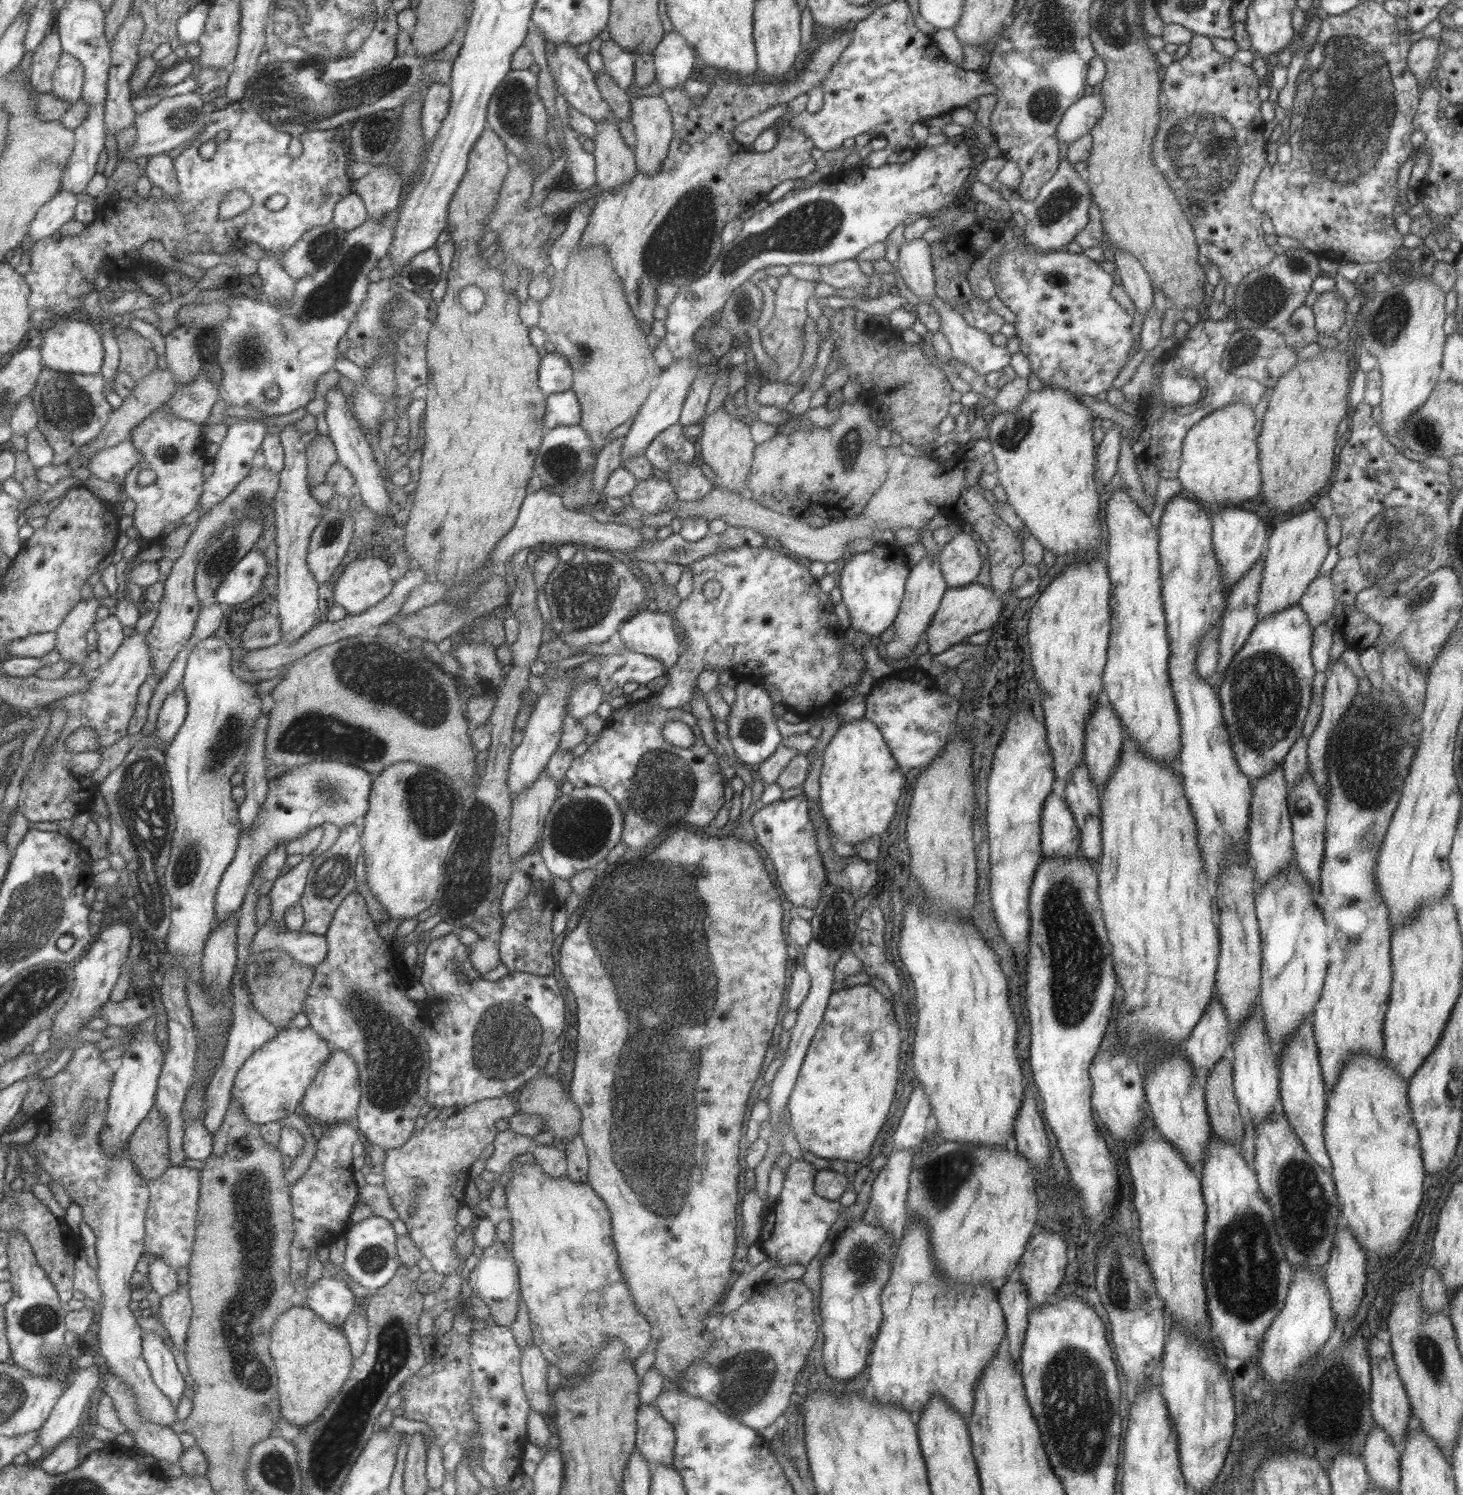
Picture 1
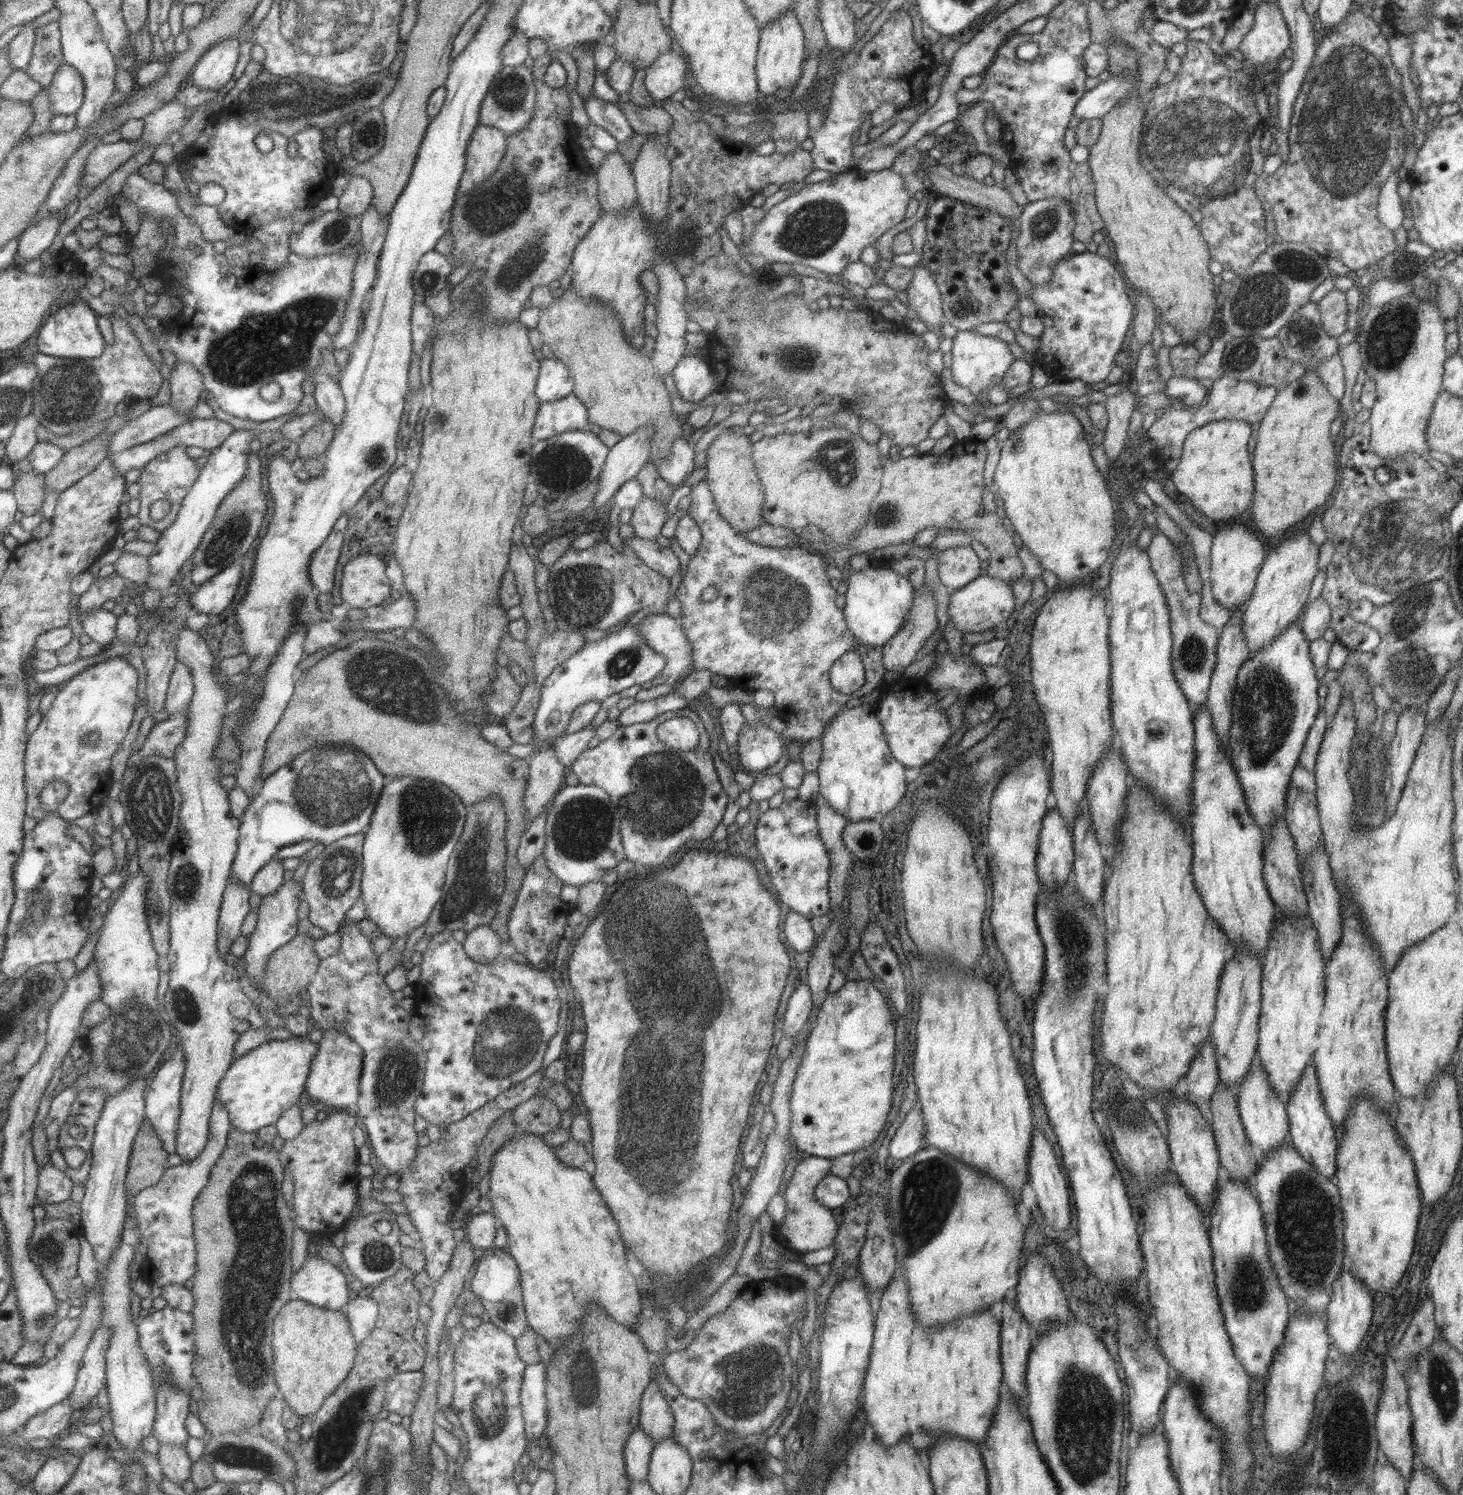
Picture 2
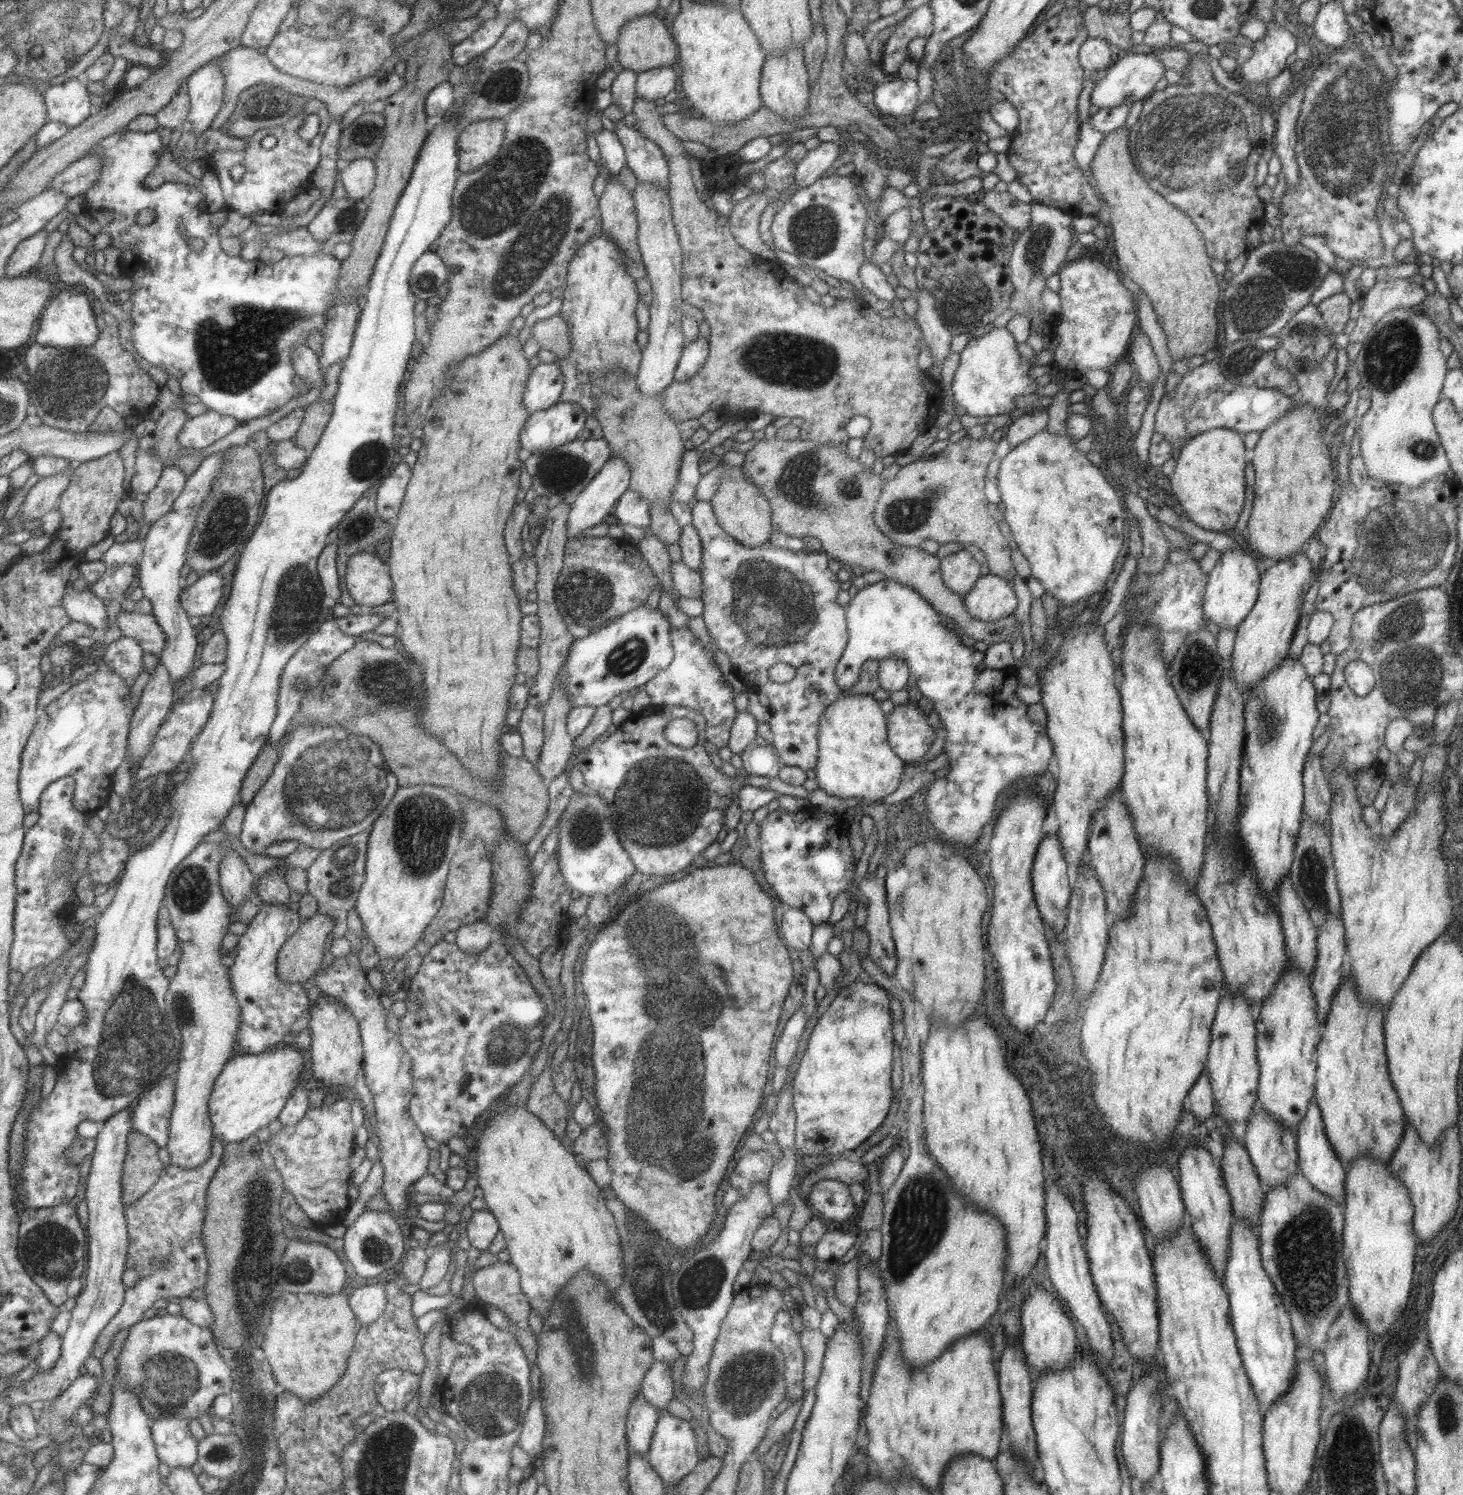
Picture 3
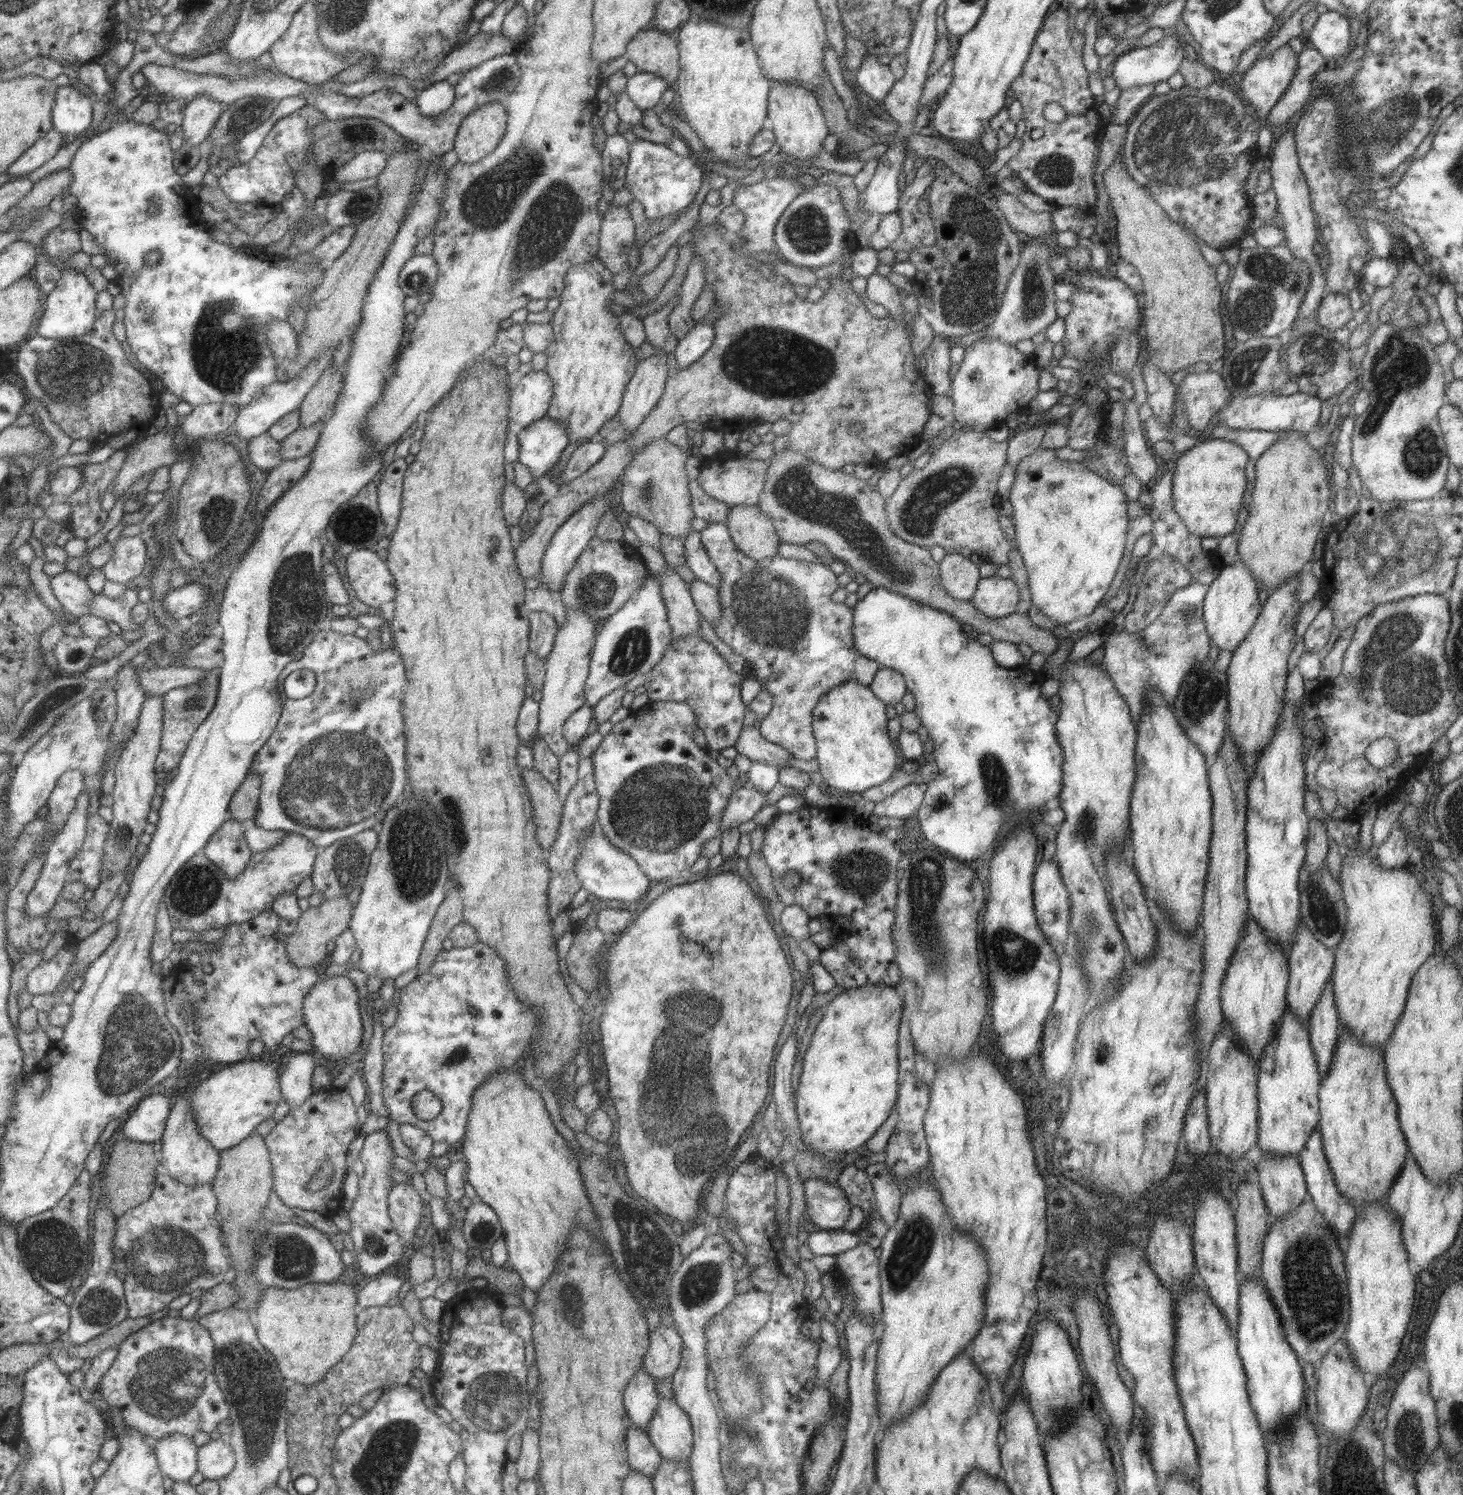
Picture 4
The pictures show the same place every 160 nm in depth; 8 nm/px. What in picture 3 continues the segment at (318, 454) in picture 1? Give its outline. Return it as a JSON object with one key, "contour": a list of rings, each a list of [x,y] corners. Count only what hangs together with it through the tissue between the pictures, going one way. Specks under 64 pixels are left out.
{"contour":[[[319,397],[304,407],[305,414],[293,441],[298,448],[305,452],[316,448],[332,416],[331,400],[331,397]]]}

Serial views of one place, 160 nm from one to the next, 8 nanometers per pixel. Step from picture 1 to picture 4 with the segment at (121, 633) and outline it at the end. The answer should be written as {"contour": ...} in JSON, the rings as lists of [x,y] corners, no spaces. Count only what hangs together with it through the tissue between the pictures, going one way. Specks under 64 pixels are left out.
{"contour":[[[63,571],[51,577],[51,588],[71,619],[92,614],[90,604],[95,592],[89,588],[85,577],[77,572]]]}

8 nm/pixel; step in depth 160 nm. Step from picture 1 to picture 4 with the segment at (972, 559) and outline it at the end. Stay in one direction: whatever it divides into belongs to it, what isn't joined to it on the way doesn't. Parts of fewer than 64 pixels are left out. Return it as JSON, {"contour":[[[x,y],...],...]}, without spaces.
{"contour":[[[947,552],[938,562],[941,586],[953,598],[969,601],[976,589],[979,578],[978,565],[969,557]]]}

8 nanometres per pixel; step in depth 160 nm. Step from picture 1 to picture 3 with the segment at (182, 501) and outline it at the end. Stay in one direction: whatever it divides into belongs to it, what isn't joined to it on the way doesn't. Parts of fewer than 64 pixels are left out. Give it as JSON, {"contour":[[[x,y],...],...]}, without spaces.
{"contour":[[[179,466],[165,467],[157,486],[142,504],[143,518],[151,526],[172,511],[179,495],[188,483],[188,477]]]}

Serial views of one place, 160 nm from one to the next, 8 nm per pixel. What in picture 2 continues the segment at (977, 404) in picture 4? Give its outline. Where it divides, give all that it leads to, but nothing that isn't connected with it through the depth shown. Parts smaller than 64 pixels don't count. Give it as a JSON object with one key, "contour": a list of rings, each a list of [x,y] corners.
{"contour":[[[974,329],[957,331],[952,338],[950,353],[952,356],[950,370],[953,381],[967,388],[975,396],[975,403],[985,407],[990,405],[984,400],[984,388],[996,385],[1014,359],[1007,349],[1007,343],[998,337],[983,336]]]}

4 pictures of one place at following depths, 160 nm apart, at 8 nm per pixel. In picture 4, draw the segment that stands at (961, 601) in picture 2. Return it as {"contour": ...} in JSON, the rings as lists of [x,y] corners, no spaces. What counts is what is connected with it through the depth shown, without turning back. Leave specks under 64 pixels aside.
{"contour":[[[992,575],[977,581],[969,601],[981,614],[1001,618],[1016,612],[1018,598],[1017,585],[1010,577]]]}

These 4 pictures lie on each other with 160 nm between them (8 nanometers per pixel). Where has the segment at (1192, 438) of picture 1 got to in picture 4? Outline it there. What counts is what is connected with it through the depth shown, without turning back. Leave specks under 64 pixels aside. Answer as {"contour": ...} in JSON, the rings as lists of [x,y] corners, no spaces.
{"contour":[[[1209,438],[1197,441],[1186,452],[1178,453],[1169,465],[1172,476],[1172,503],[1175,512],[1181,517],[1185,528],[1194,535],[1209,538],[1218,538],[1238,531],[1237,512],[1241,508],[1241,497],[1247,480],[1245,479],[1245,464],[1248,464],[1248,454],[1237,444],[1229,440]]]}

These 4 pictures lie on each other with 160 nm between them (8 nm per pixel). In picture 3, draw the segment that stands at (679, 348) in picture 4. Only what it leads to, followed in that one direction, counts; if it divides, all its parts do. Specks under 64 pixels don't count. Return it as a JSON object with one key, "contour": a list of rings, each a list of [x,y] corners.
{"contour":[[[695,338],[691,341],[687,341],[686,345],[681,351],[678,363],[675,367],[673,375],[673,381],[685,382],[690,378],[693,378],[697,374],[697,371],[708,355],[708,340]]]}

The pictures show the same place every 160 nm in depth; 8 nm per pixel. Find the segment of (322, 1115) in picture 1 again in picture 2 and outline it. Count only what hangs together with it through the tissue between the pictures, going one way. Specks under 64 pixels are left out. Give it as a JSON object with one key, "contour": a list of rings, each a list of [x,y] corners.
{"contour":[[[324,1030],[318,1044],[316,1056],[308,1074],[304,1089],[312,1103],[331,1106],[335,1110],[345,1110],[349,1106],[357,1105],[359,1079],[361,1076],[362,1050],[356,1042],[351,1040],[340,1030]]]}

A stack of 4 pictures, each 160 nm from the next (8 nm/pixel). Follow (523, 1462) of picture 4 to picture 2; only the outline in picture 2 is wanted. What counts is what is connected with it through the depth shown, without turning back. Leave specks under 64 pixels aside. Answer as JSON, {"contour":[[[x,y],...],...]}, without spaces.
{"contour":[[[541,1361],[526,1364],[520,1386],[520,1406],[524,1418],[526,1439],[537,1440],[546,1430],[545,1377],[546,1364]]]}

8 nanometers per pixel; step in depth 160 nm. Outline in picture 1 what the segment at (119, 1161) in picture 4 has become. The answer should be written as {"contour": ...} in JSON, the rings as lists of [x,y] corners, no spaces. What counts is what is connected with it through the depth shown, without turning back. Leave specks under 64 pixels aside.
{"contour":[[[152,1108],[147,1119],[130,1139],[127,1150],[139,1174],[147,1182],[160,1178],[172,1167],[169,1121],[165,1120],[162,1108]]]}

